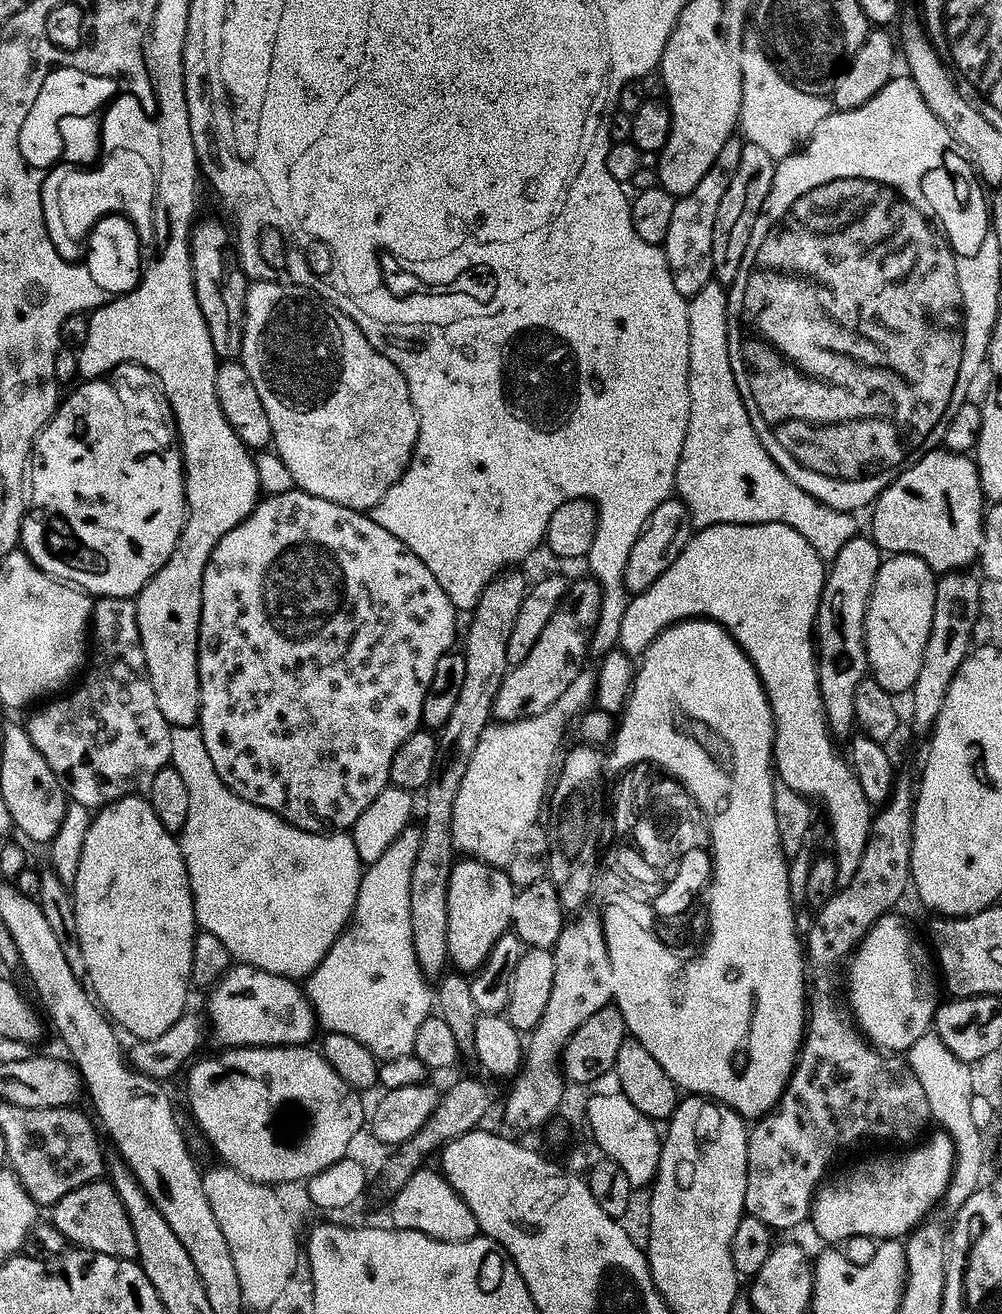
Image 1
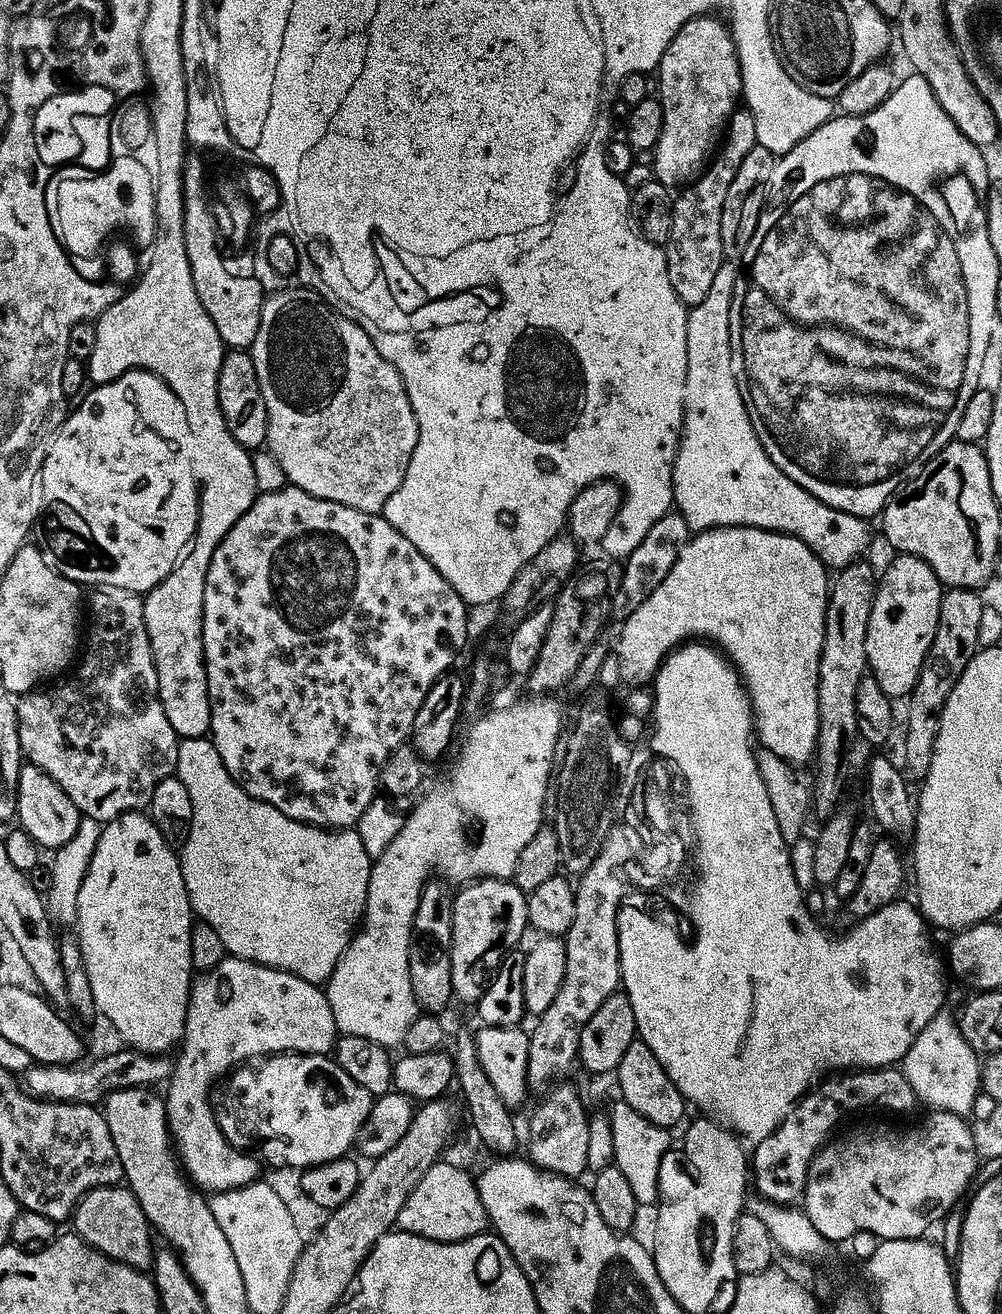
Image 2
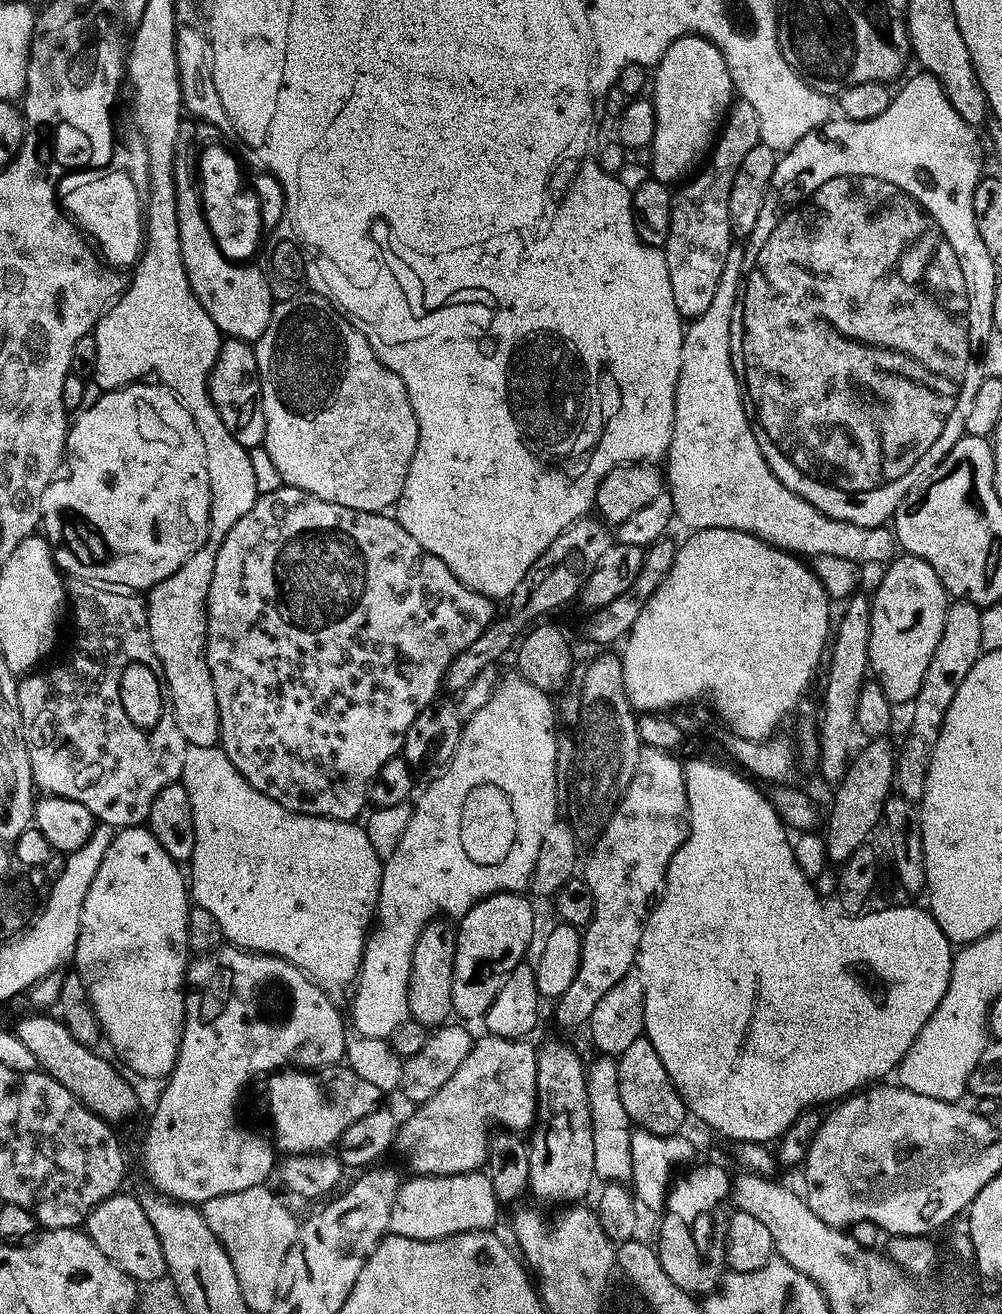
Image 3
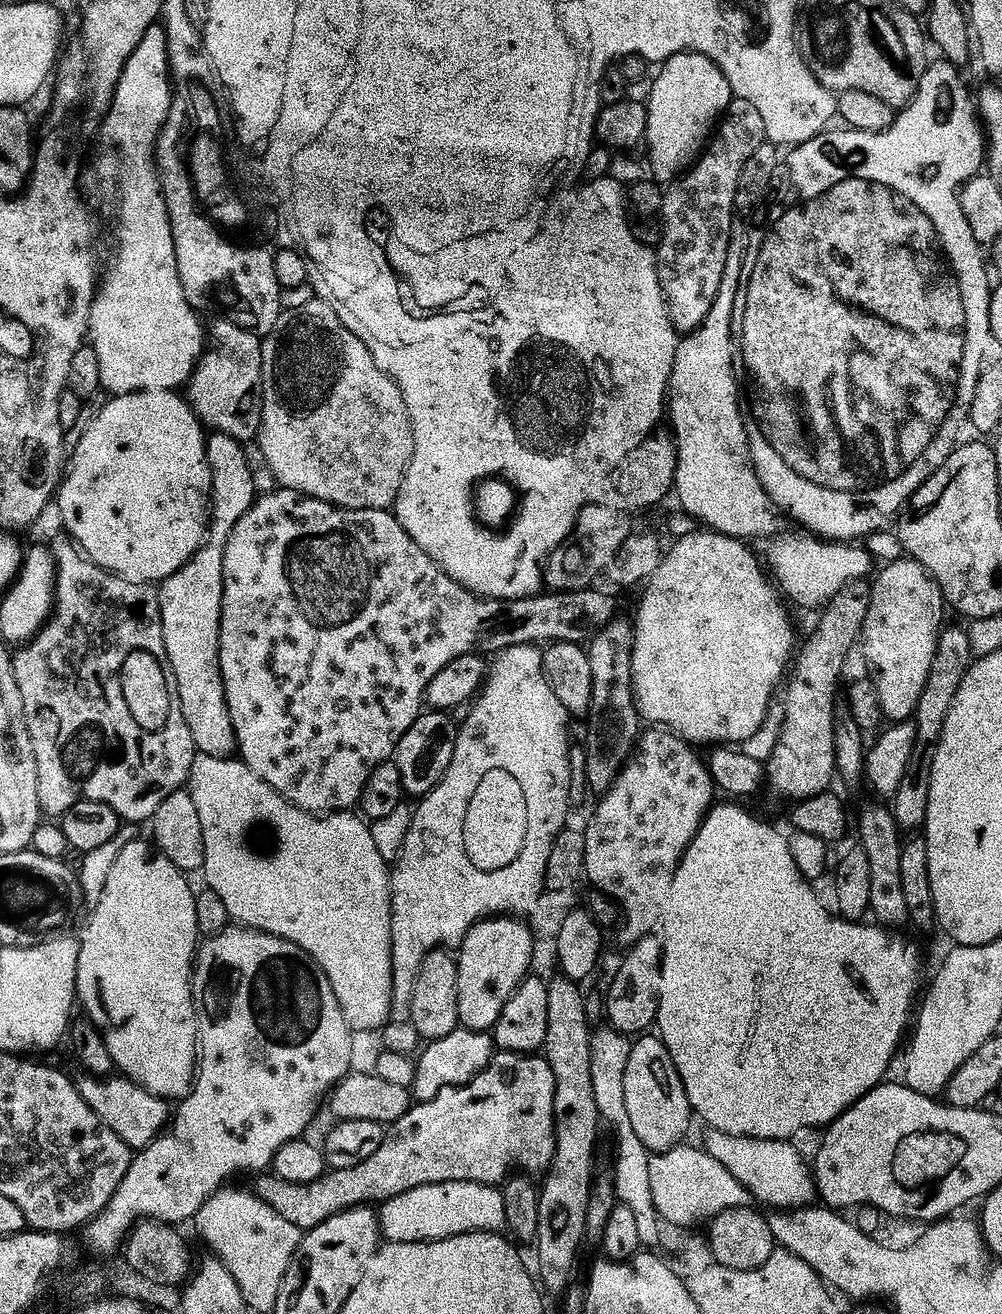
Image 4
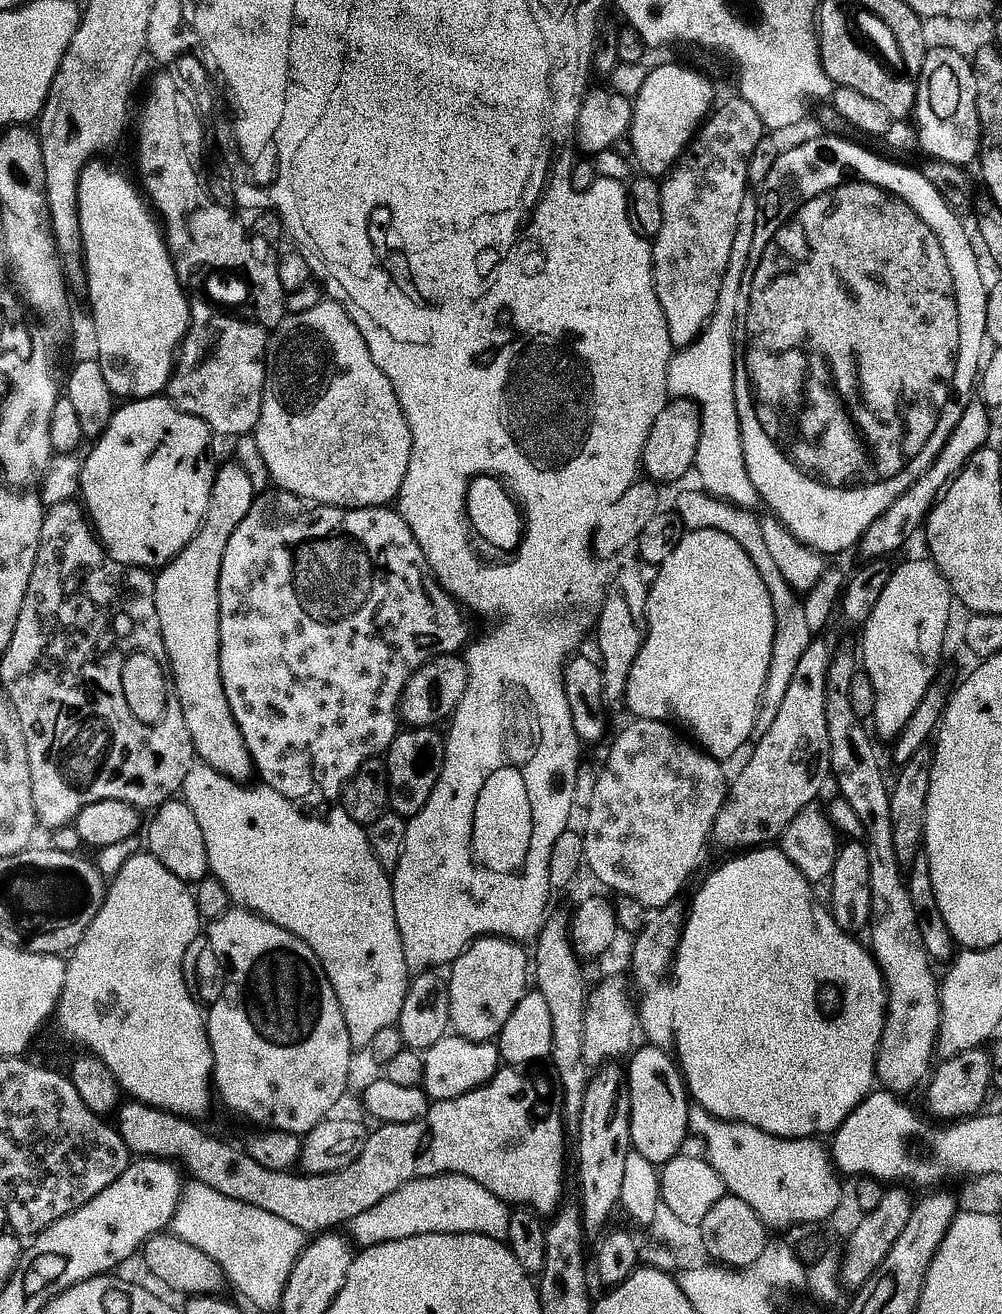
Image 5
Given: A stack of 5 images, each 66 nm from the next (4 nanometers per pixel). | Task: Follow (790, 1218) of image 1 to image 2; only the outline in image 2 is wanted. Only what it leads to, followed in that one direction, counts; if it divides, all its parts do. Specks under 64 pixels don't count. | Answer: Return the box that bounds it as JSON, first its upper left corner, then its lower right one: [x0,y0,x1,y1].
[750,1067,918,1206]

